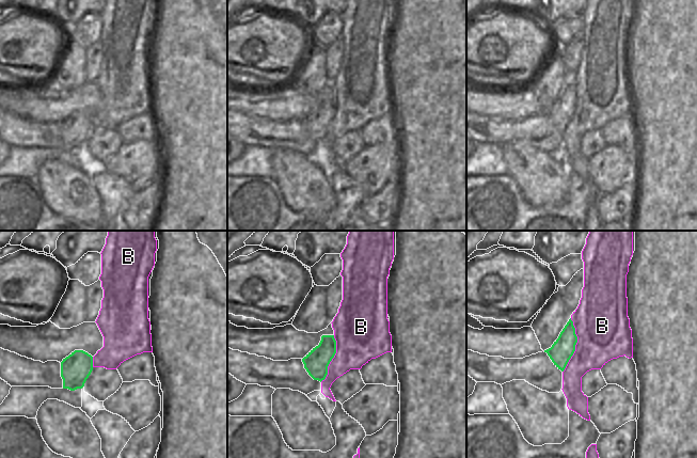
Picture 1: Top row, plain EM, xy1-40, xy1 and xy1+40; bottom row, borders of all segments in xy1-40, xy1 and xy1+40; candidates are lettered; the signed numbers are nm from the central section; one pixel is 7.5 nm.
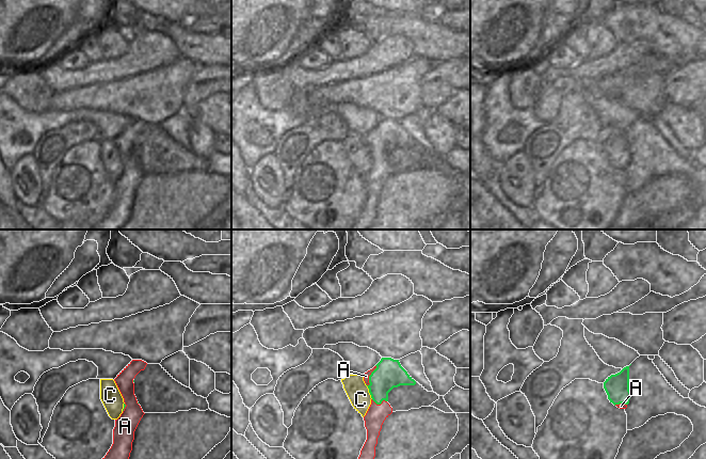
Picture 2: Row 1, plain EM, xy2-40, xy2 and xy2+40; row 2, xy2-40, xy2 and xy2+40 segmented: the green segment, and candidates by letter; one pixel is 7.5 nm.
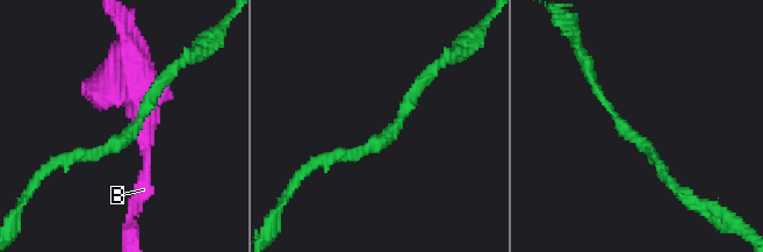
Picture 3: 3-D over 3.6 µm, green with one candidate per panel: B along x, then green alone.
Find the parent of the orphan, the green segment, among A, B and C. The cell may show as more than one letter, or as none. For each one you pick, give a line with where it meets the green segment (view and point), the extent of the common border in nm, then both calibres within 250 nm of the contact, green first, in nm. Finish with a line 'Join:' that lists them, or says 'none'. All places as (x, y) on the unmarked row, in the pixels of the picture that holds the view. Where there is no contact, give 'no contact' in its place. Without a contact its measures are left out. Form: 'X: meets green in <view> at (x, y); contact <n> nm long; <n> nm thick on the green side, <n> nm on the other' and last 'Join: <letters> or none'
C: meets green in xy2 at (369, 153); contact 130 nm long; 220 nm thick on the green side, 160 nm on the other
Join: C

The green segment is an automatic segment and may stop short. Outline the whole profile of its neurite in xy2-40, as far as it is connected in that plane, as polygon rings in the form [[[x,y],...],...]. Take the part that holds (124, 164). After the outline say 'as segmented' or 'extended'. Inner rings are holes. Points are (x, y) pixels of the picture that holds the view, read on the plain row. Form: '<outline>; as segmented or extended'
[[[100,140],[100,160],[112,180],[117,180],[126,168],[113,140]]]; extended

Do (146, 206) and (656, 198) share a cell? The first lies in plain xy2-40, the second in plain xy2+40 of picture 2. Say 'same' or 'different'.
same

